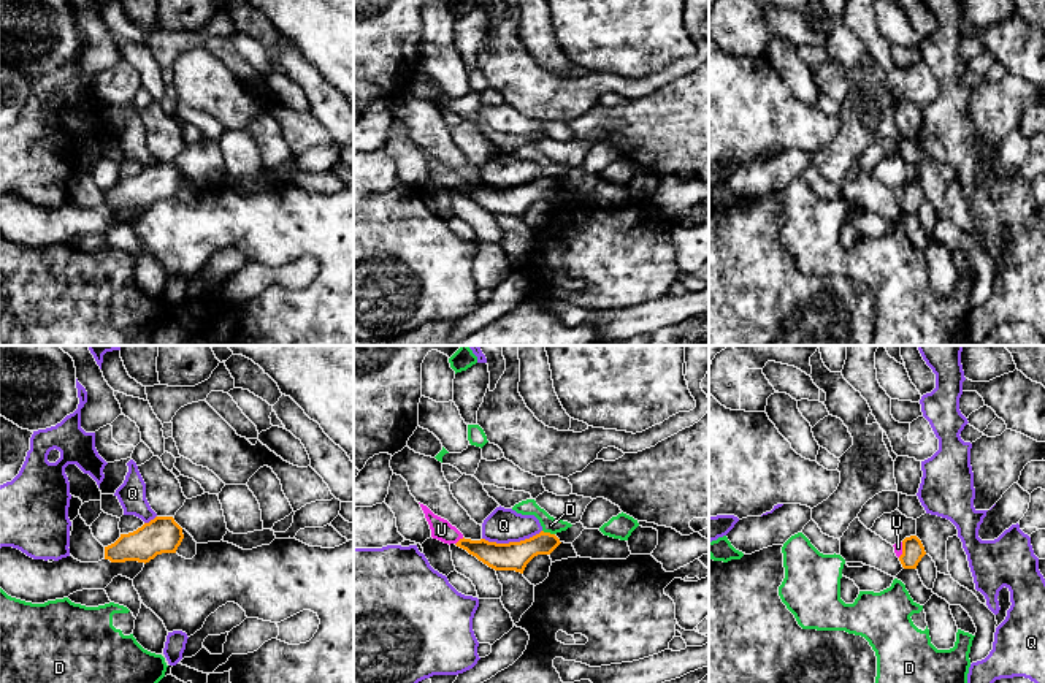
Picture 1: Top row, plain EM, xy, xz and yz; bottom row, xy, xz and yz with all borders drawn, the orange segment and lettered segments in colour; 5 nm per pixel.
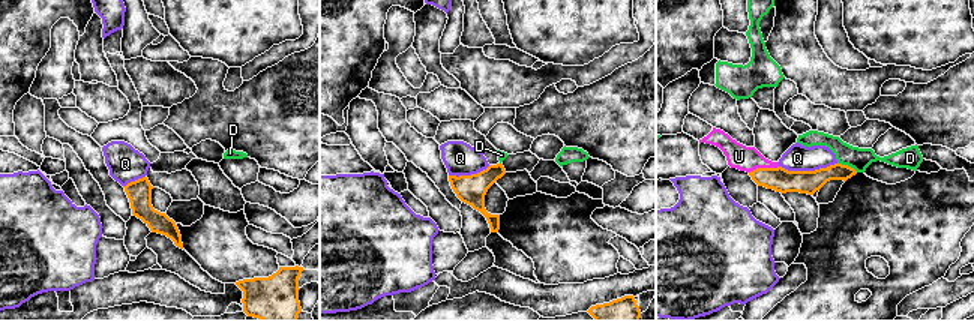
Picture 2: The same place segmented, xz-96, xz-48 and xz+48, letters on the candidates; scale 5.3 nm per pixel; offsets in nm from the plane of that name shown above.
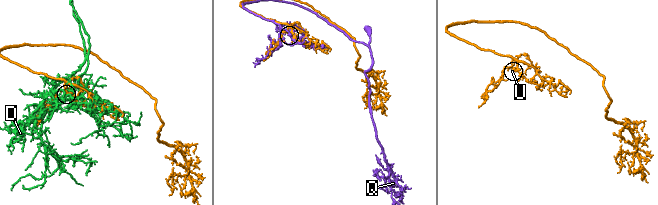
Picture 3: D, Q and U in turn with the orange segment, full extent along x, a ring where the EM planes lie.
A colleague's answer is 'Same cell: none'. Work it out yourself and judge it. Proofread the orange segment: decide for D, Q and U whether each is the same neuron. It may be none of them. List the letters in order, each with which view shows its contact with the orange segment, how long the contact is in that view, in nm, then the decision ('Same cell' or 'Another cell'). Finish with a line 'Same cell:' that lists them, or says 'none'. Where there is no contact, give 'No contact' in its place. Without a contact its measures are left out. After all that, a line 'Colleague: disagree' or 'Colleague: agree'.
D: Touches orange in xz. Shared border 70 nm. Another cell
Q: Touches orange in xz. Shared border 300 nm. Another cell
U: Touches orange in xz. Shared border 60 nm. Same cell
Same cell: U
Colleague: disagree

